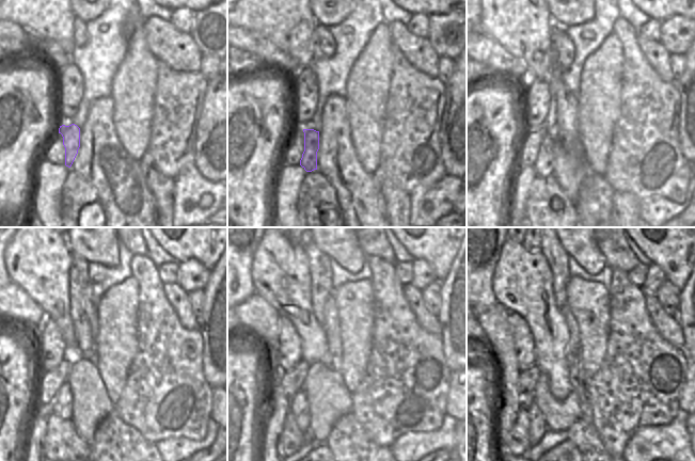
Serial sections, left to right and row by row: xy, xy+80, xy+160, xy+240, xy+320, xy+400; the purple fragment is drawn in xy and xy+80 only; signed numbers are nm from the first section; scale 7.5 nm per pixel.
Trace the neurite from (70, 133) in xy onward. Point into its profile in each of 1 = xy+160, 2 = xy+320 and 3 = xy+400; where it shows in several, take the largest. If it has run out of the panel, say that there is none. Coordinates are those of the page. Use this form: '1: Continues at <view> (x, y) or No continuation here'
1: Continues at xy+160 (543, 167)
2: Continues at xy+320 (299, 406)
3: Continues at xy+400 (538, 427)

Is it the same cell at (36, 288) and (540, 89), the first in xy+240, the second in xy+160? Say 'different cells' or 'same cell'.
different cells

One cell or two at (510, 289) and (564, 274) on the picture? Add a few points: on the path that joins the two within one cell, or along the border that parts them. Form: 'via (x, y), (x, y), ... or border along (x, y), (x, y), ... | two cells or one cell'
border along (542, 254), (551, 271), (551, 289), (556, 302) | two cells

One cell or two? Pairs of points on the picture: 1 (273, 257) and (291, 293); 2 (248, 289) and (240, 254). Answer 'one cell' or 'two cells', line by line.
1: one cell
2: one cell

